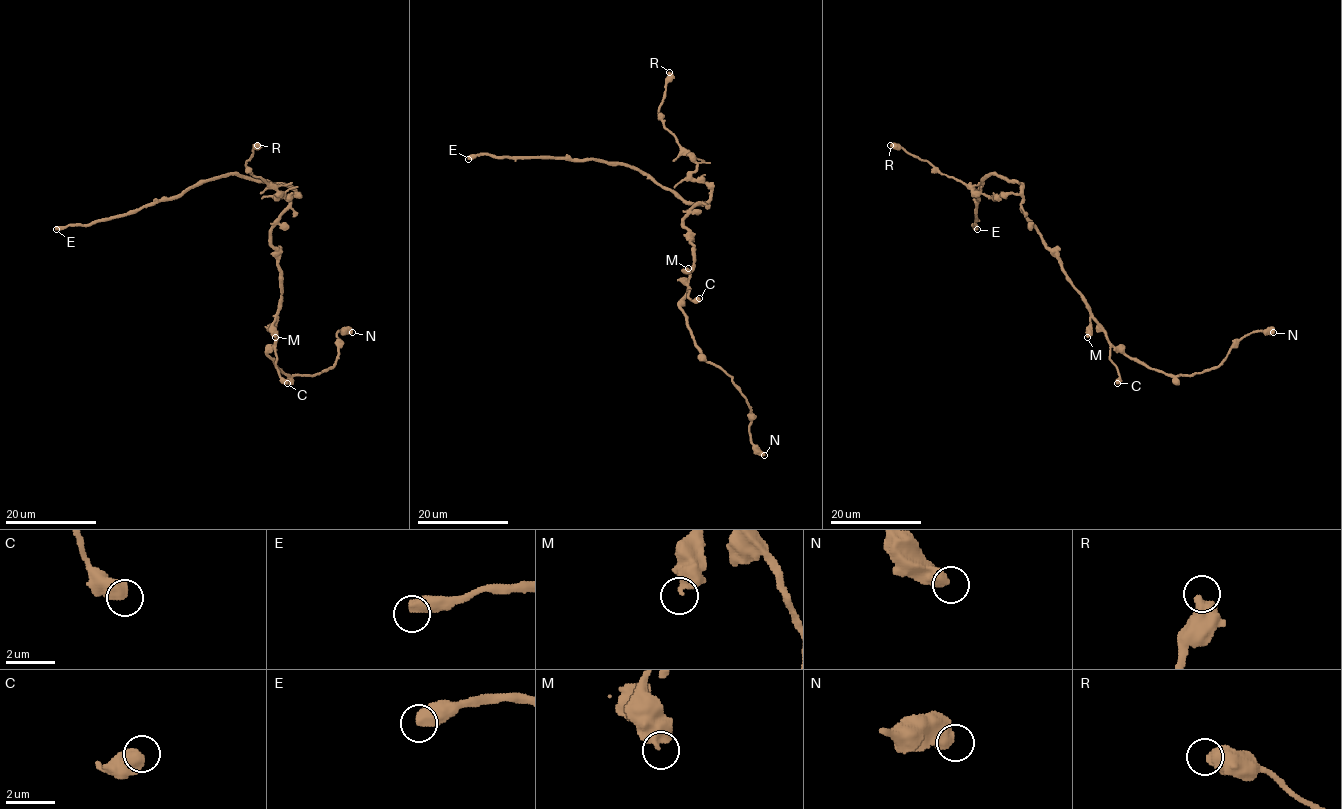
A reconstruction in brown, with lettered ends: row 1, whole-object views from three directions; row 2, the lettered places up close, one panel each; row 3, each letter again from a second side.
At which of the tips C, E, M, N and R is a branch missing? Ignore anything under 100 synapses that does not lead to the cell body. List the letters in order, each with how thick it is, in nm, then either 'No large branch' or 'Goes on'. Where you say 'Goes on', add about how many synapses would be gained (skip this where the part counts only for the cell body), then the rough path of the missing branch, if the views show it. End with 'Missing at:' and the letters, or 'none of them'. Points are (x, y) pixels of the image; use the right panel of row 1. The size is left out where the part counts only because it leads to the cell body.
C: Thickness 700 nm. No large branch
E: Thickness 550 nm. Goes on. Roughly 180 synapses
M: Thickness 500 nm. No large branch
N: Thickness 600 nm. No large branch
R: Thickness 600 nm. No large branch
Missing at: E

